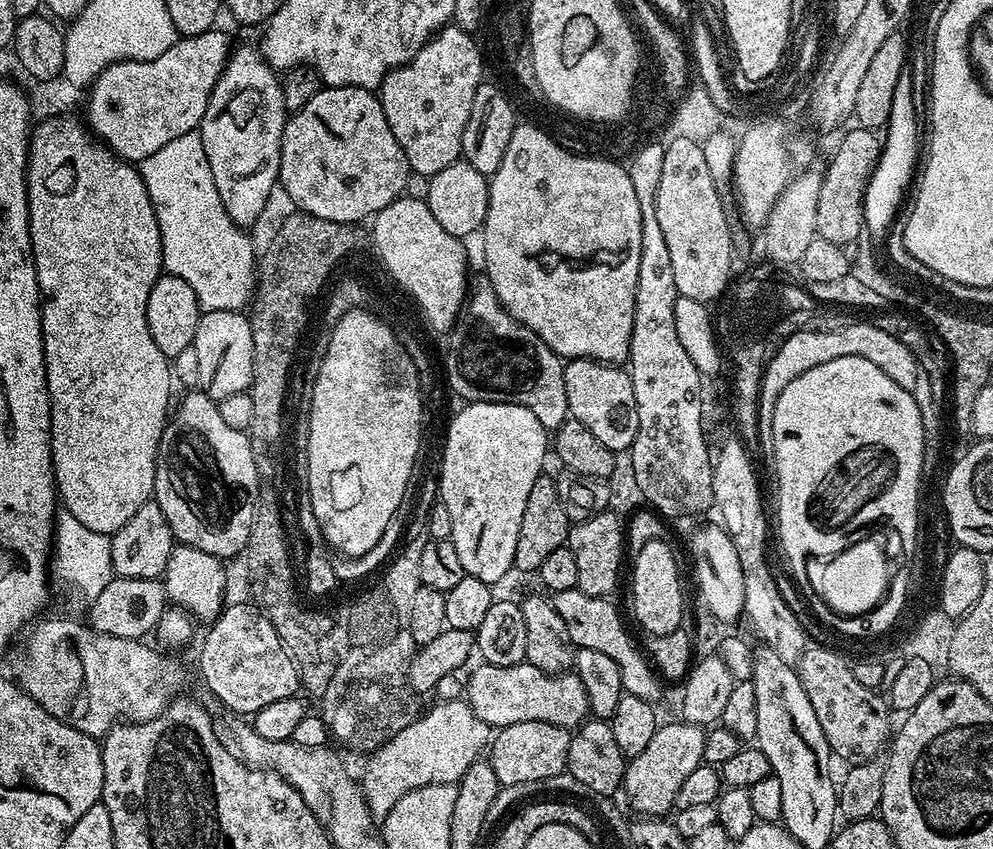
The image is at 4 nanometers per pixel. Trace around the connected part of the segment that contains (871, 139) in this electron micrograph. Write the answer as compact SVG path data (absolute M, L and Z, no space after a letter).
M859 126L849 127L844 134L845 136L837 142L836 149L833 150L832 157L828 160L828 168L823 169L822 186L818 190L816 235L826 242L852 246L866 232L864 199L868 193L870 178L880 161L882 140L873 129Z

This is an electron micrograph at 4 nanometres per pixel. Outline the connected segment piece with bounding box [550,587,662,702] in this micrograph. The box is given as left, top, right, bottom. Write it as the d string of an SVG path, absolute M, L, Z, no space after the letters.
M577 587L553 592L550 599L554 610L562 614L562 622L566 622L566 631L576 648L598 650L601 654L614 658L614 662L618 662L618 674L622 674L625 693L634 698L656 702L660 696L661 677L654 671L647 655L632 641L632 636L628 633L619 610L611 604L611 599L591 597L590 594L580 592Z

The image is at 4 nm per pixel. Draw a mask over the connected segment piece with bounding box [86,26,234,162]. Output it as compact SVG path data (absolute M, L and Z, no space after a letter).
M213 26L197 36L177 38L158 58L119 60L106 66L87 93L86 124L92 135L121 160L139 162L162 150L166 142L197 131L210 94L234 51L227 34L218 29Z

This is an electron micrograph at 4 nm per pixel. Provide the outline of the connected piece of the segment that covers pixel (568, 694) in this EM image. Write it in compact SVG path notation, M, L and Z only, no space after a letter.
M483 662L477 665L468 680L466 699L474 714L482 718L484 725L492 730L514 726L514 722L550 722L554 726L572 730L583 724L589 715L586 686L571 671L555 674L543 672L538 670L538 666L527 662L518 666L494 666Z

